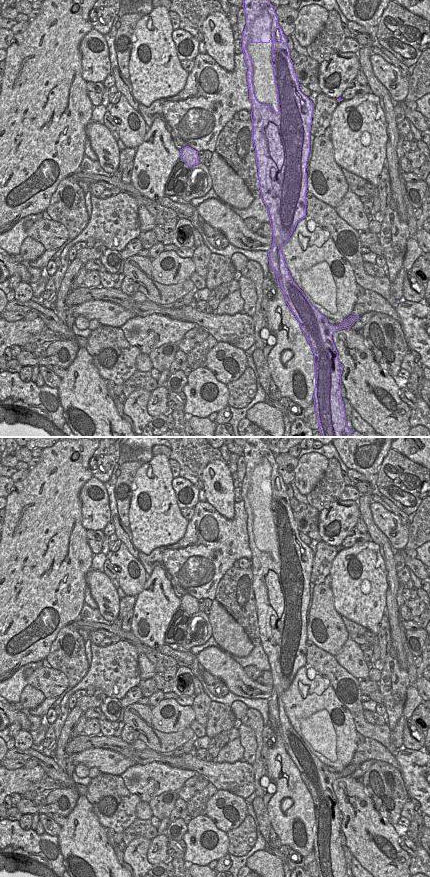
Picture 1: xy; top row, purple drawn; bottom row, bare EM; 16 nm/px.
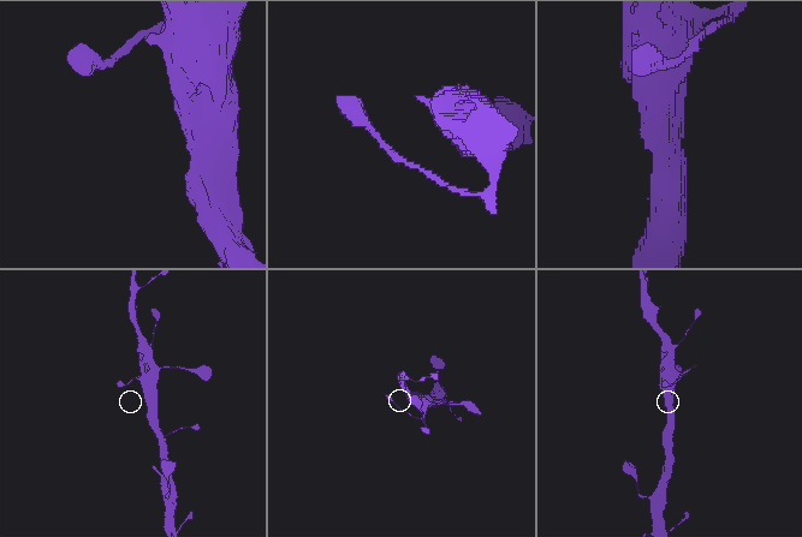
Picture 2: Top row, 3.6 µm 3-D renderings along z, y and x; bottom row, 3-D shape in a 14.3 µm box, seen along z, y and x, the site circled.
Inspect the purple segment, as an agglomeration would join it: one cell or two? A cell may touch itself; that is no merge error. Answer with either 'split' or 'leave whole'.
leave whole

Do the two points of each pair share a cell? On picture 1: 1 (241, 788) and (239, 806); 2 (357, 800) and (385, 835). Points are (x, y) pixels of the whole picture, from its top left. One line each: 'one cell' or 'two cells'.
1: two cells
2: one cell

